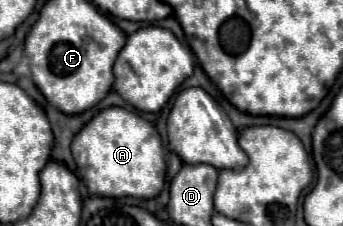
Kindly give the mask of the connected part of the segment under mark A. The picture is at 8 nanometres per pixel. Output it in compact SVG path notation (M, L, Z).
M111 106L101 110L85 124L71 144L77 170L87 184L87 190L97 196L111 198L155 198L165 184L165 152L157 128L139 114Z

